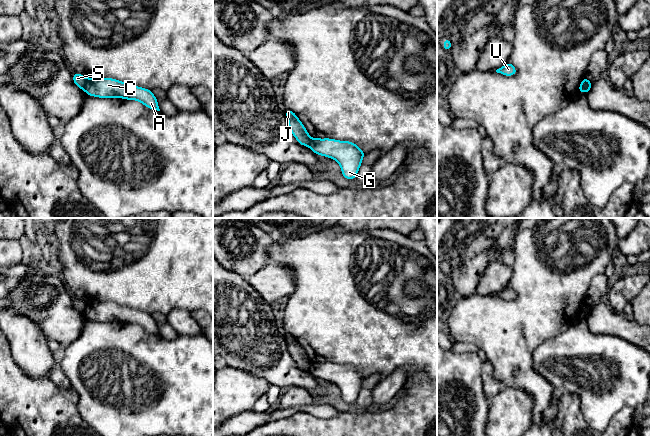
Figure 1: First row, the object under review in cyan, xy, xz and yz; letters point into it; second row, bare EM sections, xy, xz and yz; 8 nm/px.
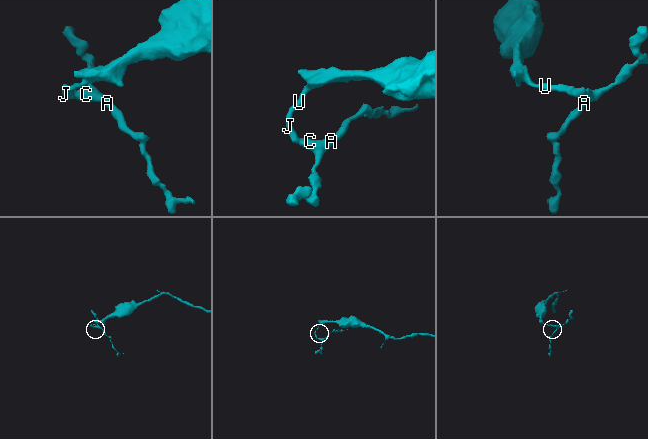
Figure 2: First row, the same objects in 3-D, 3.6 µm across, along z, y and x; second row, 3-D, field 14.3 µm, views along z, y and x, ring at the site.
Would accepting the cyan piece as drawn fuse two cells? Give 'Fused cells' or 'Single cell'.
Fused cells

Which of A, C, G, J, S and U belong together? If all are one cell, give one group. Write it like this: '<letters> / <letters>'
A C G / J S U

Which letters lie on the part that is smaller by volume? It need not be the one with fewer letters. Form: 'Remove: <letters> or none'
Remove: A, C, G

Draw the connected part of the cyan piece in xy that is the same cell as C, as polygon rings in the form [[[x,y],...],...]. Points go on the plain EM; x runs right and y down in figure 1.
[[[91,301],[87,304],[85,317],[98,322],[122,322],[137,324],[147,332],[160,335],[152,314],[118,305],[114,302]]]

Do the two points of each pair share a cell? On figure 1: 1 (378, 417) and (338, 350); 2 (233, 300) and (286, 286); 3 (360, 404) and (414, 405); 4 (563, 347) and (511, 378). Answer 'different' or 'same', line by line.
1: different
2: different
3: different
4: different

